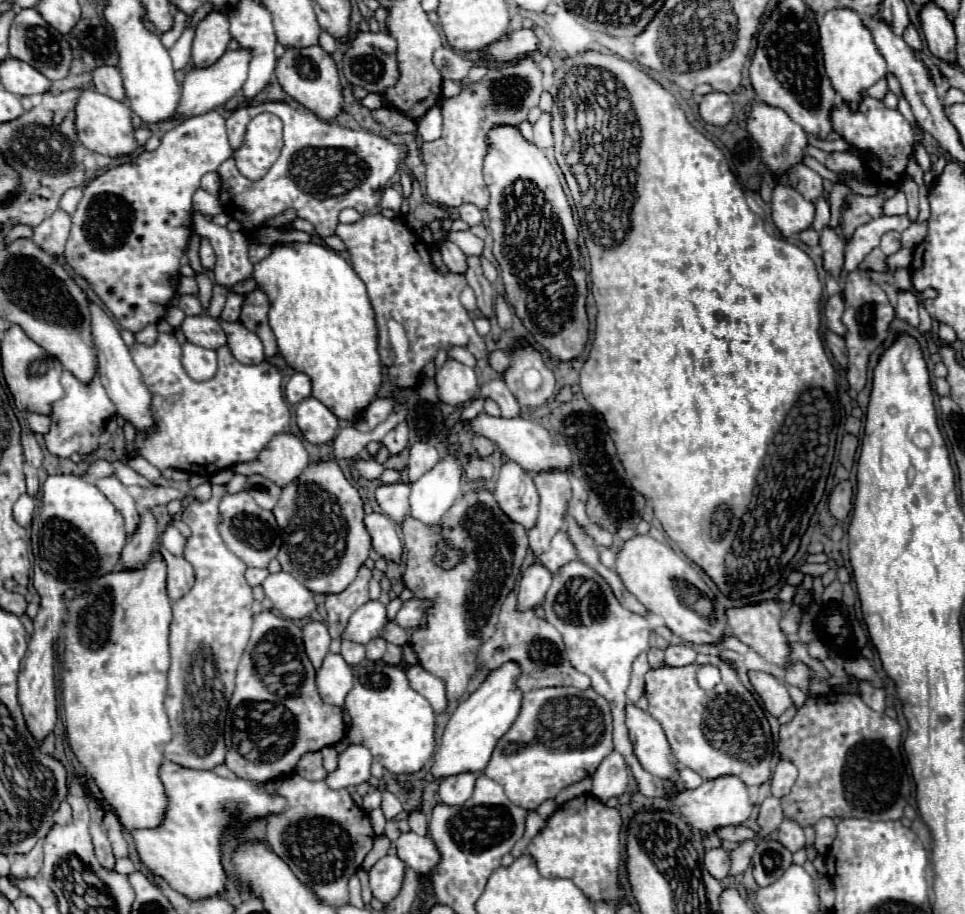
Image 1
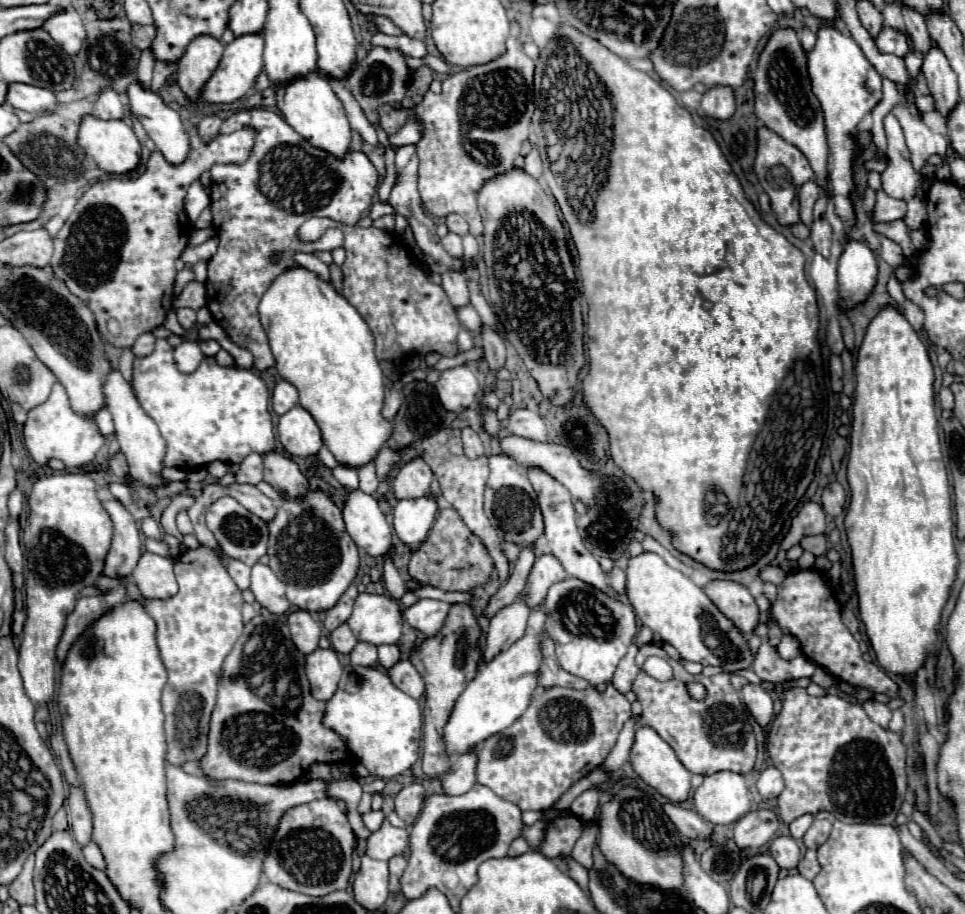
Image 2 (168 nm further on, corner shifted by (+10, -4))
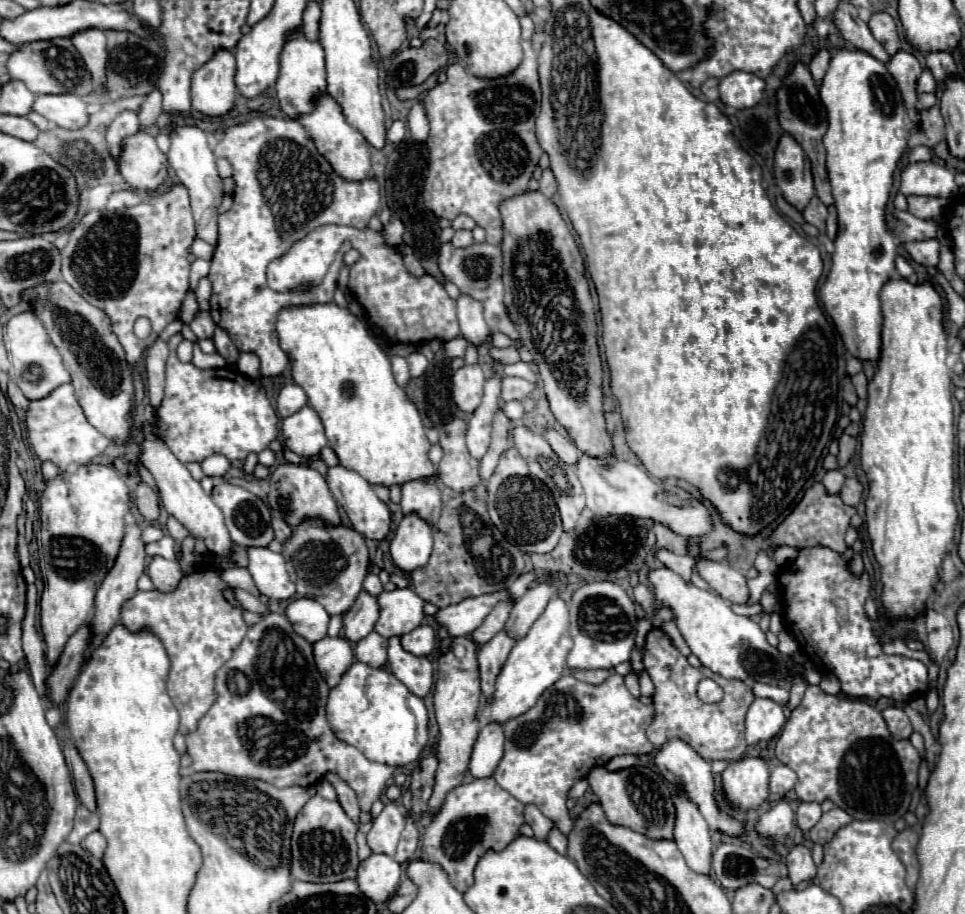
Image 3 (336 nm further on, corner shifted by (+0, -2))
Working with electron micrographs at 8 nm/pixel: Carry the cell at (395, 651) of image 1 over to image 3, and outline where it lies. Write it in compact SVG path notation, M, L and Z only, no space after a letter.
M419 625L401 637L401 645L413 655L429 655L435 647L435 631L429 625Z

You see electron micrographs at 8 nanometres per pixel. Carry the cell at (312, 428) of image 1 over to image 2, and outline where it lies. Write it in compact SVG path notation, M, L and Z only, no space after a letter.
M295 405L279 417L277 433L283 449L293 457L309 457L323 447L321 431L315 419L301 405Z

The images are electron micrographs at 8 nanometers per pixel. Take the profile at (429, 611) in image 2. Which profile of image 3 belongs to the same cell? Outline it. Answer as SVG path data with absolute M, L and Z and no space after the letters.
M497 591L491 595L467 597L459 601L459 605L447 605L447 609L437 609L433 619L439 627L447 629L449 637L471 635L483 623L483 617L487 617L493 605L505 597L511 597L511 595L505 591Z

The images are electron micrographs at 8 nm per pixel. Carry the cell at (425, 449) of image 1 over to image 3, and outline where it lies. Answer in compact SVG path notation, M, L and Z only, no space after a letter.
M421 477L403 483L403 513L419 513L425 521L435 523L441 513L441 491L435 477Z

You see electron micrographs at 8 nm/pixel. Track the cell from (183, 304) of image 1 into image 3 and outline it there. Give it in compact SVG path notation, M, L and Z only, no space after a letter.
M199 311L199 313L195 315L195 319L189 323L189 327L193 329L193 333L195 333L199 339L207 339L207 337L213 337L215 321L211 319L209 311Z

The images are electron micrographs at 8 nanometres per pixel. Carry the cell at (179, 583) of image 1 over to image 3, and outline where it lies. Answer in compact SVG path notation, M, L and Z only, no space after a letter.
M163 557L151 559L151 563L147 567L147 575L151 577L155 589L161 593L173 593L177 589L179 581L183 579L183 571L181 571L179 563L167 561Z

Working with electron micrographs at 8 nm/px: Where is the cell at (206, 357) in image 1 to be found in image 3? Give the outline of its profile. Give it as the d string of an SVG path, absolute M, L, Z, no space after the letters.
M195 343L193 347L193 365L197 365L199 369L217 369L217 367L225 367L225 359L219 355L219 353L213 353L213 355L207 355L199 349L199 345Z

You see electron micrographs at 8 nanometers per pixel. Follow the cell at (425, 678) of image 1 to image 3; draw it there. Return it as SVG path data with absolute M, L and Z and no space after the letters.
M399 637L389 639L389 665L393 675L417 697L425 697L433 687L433 665L425 657L415 657L401 649Z

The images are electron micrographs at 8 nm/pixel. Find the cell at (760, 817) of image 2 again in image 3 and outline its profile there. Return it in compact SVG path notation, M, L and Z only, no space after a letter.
M779 801L767 813L763 813L755 825L755 831L763 837L787 837L795 827L795 813L787 801Z

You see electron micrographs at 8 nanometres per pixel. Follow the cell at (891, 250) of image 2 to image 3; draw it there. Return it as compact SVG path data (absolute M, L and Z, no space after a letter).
M937 239L909 241L909 243L903 243L903 247L909 253L909 257L919 265L935 267L939 261L939 241Z

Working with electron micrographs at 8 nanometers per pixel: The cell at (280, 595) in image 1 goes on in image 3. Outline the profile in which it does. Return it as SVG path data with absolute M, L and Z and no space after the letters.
M251 547L247 549L247 553L249 553L247 569L261 595L275 601L285 601L295 595L295 585L289 581L285 559L281 553L273 553L271 549L263 547Z

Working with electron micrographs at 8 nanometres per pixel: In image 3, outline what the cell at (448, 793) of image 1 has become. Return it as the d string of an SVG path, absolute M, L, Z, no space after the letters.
M489 723L479 731L479 737L473 745L473 753L469 761L469 773L475 779L493 775L495 767L503 757L503 741L505 741L503 727L497 723Z

